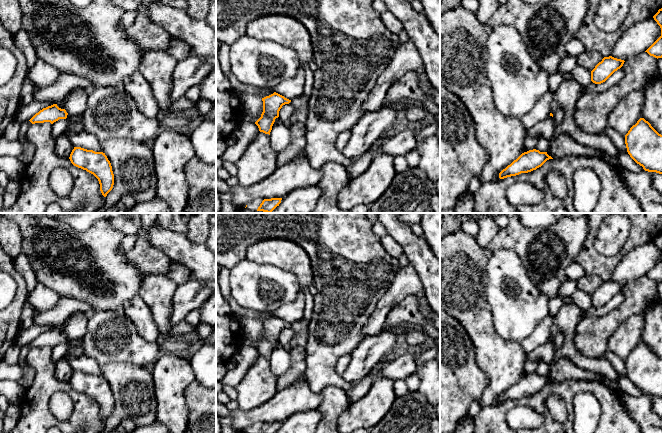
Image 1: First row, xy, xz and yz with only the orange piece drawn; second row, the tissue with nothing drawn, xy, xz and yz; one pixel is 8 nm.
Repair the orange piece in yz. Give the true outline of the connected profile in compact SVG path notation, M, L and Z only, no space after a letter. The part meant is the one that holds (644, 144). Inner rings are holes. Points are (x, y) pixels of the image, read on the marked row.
M640 118L625 135L630 157L645 171L662 174L662 135Z

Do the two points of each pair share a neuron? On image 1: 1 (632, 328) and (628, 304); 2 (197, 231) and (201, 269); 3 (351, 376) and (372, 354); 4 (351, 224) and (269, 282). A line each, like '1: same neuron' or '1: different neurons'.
1: different neurons
2: different neurons
3: same neuron
4: different neurons

